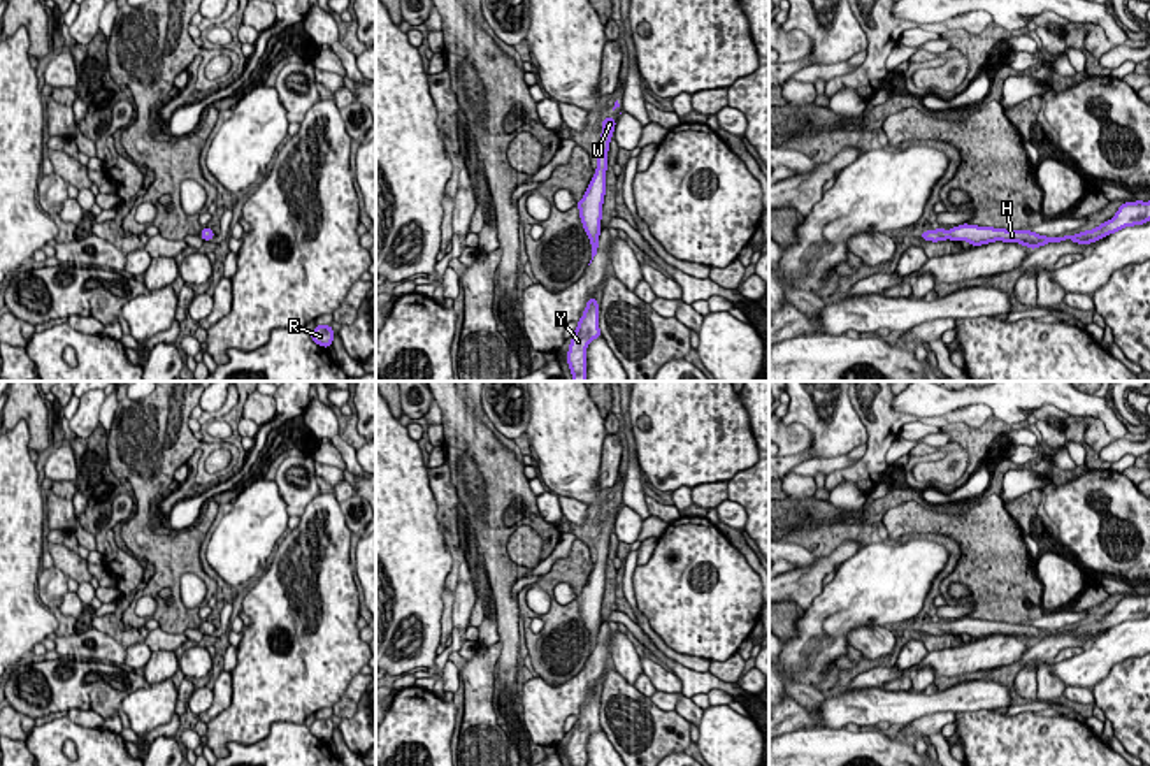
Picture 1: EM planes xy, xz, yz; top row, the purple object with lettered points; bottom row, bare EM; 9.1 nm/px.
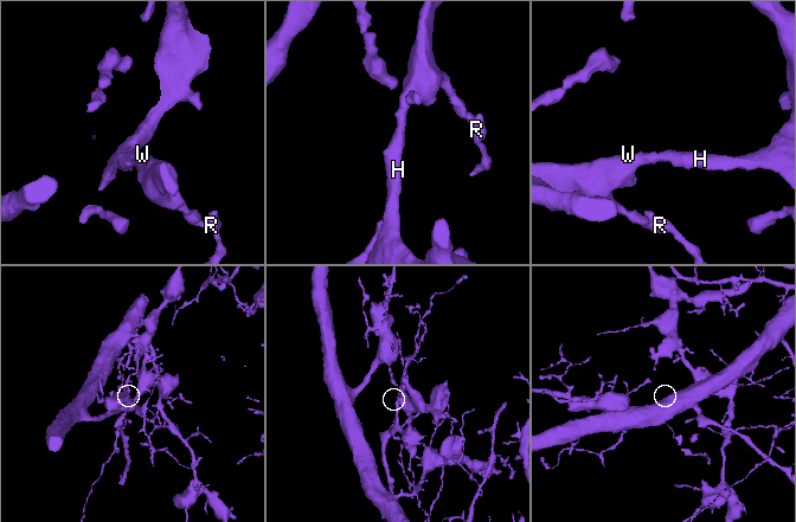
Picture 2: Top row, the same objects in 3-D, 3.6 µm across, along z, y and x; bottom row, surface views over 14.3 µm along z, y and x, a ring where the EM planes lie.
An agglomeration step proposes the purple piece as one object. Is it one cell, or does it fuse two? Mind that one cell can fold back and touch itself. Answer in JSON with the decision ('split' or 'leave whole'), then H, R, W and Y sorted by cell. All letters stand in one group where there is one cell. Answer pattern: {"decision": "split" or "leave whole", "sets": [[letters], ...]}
{"decision": "leave whole", "sets": [["H", "R", "W", "Y"]]}

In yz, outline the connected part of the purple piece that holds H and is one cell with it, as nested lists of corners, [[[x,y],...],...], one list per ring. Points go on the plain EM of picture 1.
[[[1134,594],[1134,596],[1124,596],[1117,603],[1111,613],[1103,615],[1096,622],[1083,624],[1076,629],[1067,627],[1064,631],[1048,631],[1048,629],[1039,629],[1032,624],[1008,624],[1008,622],[978,620],[978,618],[962,617],[950,624],[929,622],[922,625],[920,632],[931,636],[939,636],[946,632],[952,632],[953,636],[967,634],[971,640],[983,640],[988,636],[1003,634],[1003,636],[1018,636],[1022,640],[1027,640],[1029,643],[1036,643],[1050,636],[1060,636],[1069,632],[1076,638],[1087,640],[1125,620],[1145,618],[1148,615],[1150,615],[1150,594],[1148,596]]]

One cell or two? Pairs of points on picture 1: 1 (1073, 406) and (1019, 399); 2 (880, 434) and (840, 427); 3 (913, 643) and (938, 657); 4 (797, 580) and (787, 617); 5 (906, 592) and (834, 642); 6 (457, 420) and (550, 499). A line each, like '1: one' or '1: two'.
1: one
2: two
3: two
4: two
5: one
6: two

